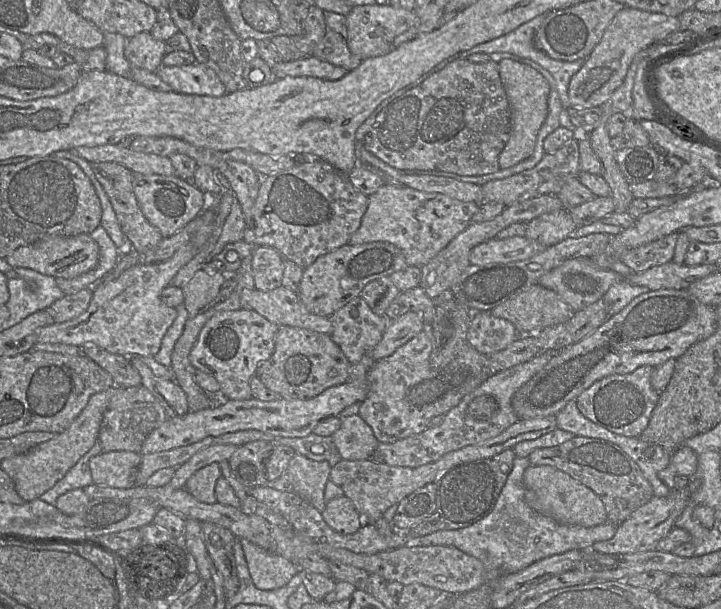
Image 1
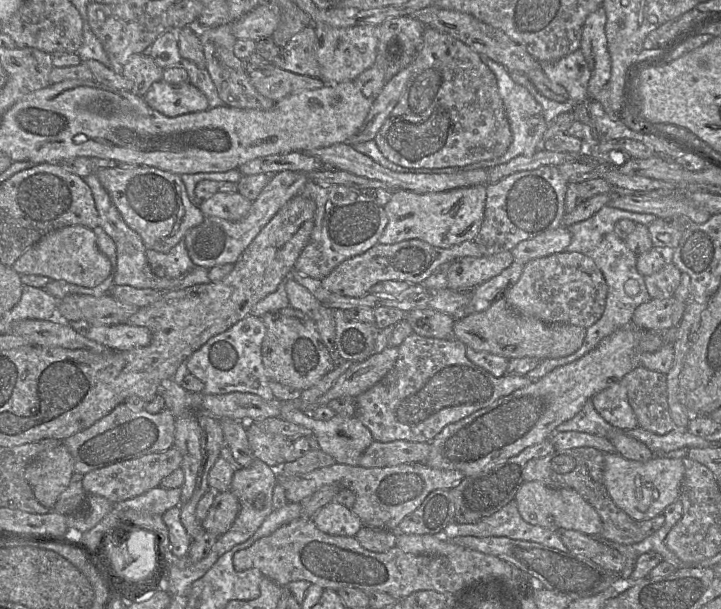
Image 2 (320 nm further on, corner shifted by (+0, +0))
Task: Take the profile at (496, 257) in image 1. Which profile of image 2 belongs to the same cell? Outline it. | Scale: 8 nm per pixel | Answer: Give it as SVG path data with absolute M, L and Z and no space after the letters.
M512 251L456 259L448 271L447 288L454 291L473 290L499 275L513 262Z

